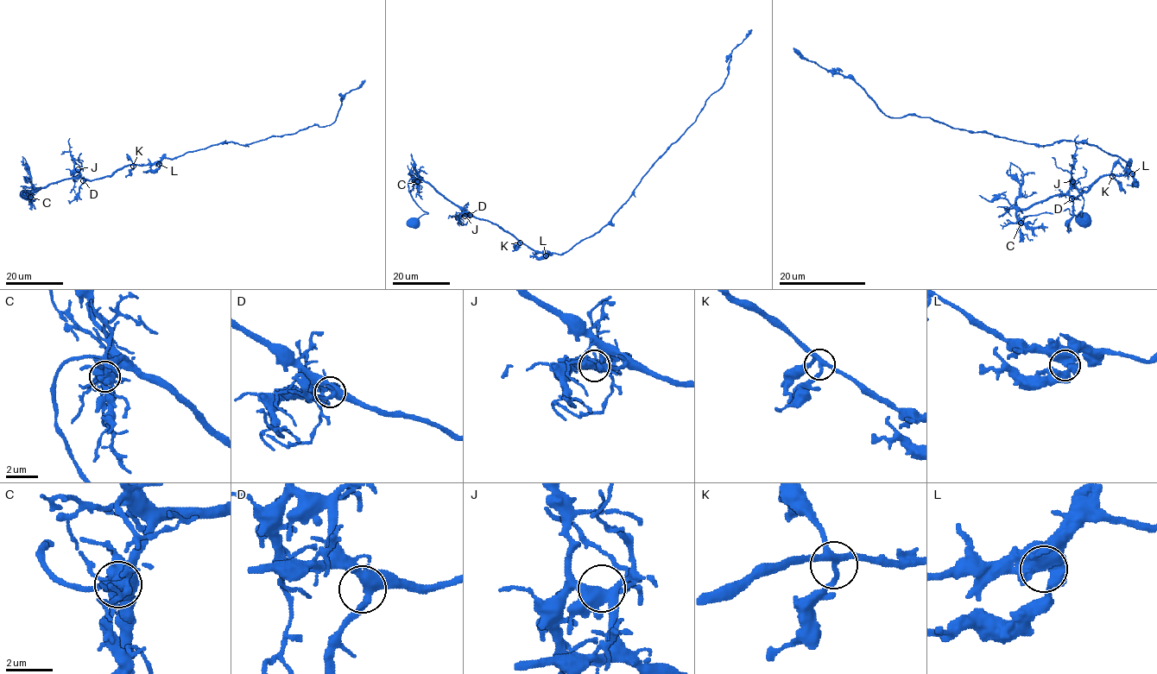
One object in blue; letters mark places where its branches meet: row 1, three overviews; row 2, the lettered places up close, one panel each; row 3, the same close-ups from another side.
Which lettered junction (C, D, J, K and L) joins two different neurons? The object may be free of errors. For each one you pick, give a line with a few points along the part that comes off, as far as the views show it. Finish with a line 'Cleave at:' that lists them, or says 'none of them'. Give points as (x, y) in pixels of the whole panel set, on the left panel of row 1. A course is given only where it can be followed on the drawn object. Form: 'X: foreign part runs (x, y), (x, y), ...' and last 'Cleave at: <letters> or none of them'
Cleave at: none of them

